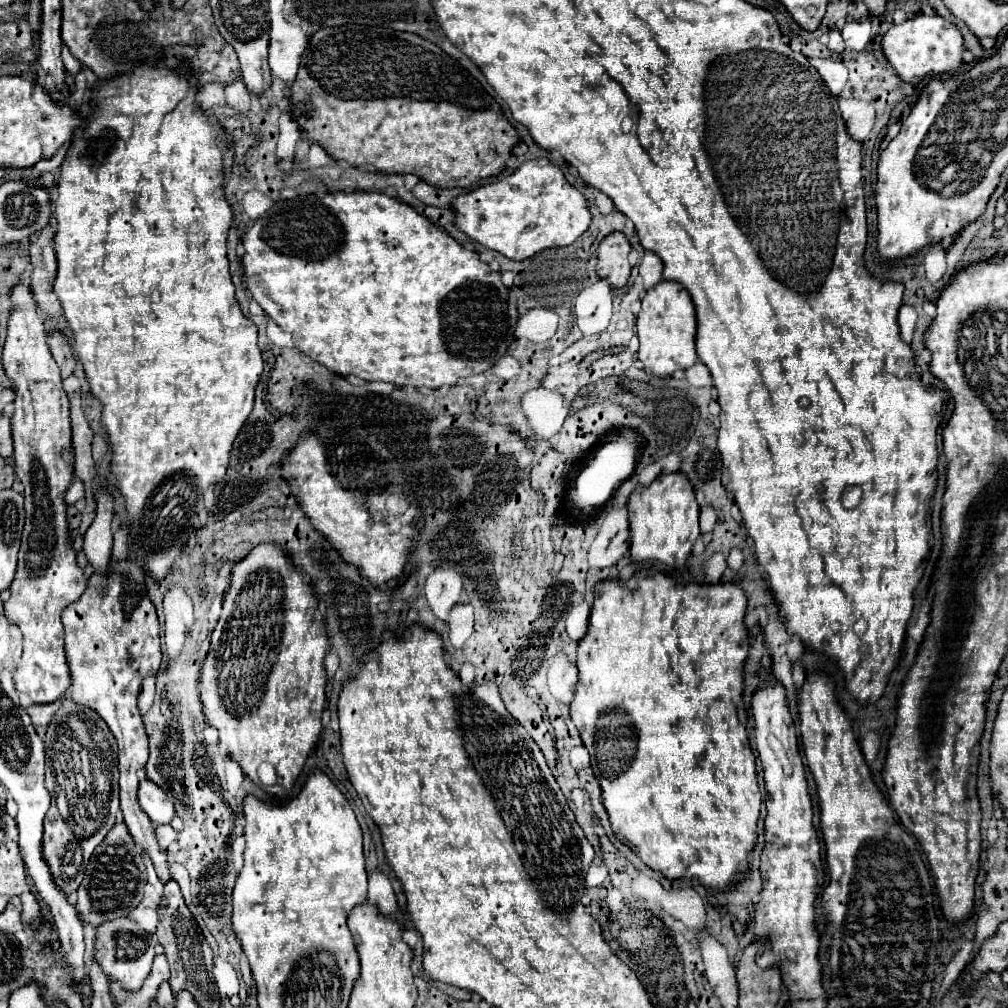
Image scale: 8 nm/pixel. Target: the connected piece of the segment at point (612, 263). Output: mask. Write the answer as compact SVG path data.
M610 233L598 245L598 265L596 273L600 279L608 281L614 289L626 287L630 279L632 265L628 261L632 247L624 233Z

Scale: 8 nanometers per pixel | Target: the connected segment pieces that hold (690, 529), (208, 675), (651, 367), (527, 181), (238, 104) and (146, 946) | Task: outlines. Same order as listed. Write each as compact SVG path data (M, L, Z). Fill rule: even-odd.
M682 473L660 475L652 485L638 487L628 501L628 521L630 521L630 559L640 561L660 561L672 569L684 565L692 553L696 539L700 537L698 527L698 503L690 481Z
M258 545L232 569L232 585L224 595L220 621L212 633L210 653L202 667L202 703L206 723L216 727L220 743L228 755L240 765L244 775L270 795L286 795L296 777L302 773L306 757L316 745L322 731L322 711L326 705L326 669L324 655L328 641L322 631L322 613L310 583L302 579L282 549L276 545ZM260 763L272 763L276 769L276 785L262 785L256 769Z
M660 281L648 289L642 299L642 311L637 316L637 336L640 339L638 359L654 377L670 377L676 371L686 371L698 361L696 355L696 311L690 295L682 285Z
M548 159L524 161L514 175L462 193L454 199L454 211L460 231L514 261L532 257L542 249L572 245L592 221L588 199Z
M236 81L234 85L226 87L226 105L230 105L238 113L250 111L250 93L246 93L242 81Z
M112 919L104 921L102 925L96 927L96 937L94 937L94 959L102 967L102 971L110 977L110 981L120 983L124 991L138 991L142 983L146 981L152 959L154 959L154 947L158 945L156 937L150 933L142 931L134 921L130 919Z

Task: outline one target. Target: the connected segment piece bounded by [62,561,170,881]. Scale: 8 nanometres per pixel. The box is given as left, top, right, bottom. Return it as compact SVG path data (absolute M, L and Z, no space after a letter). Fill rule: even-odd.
M120 561L114 571L106 571L104 579L90 579L84 595L70 603L64 613L66 659L70 665L72 683L68 695L74 703L94 709L110 727L118 741L120 767L120 809L134 841L150 855L156 873L162 881L170 879L166 855L154 841L154 825L142 813L136 801L138 769L148 761L148 737L138 711L138 693L148 675L158 675L162 653L158 637L158 617L152 601L146 595L144 569L136 563Z

